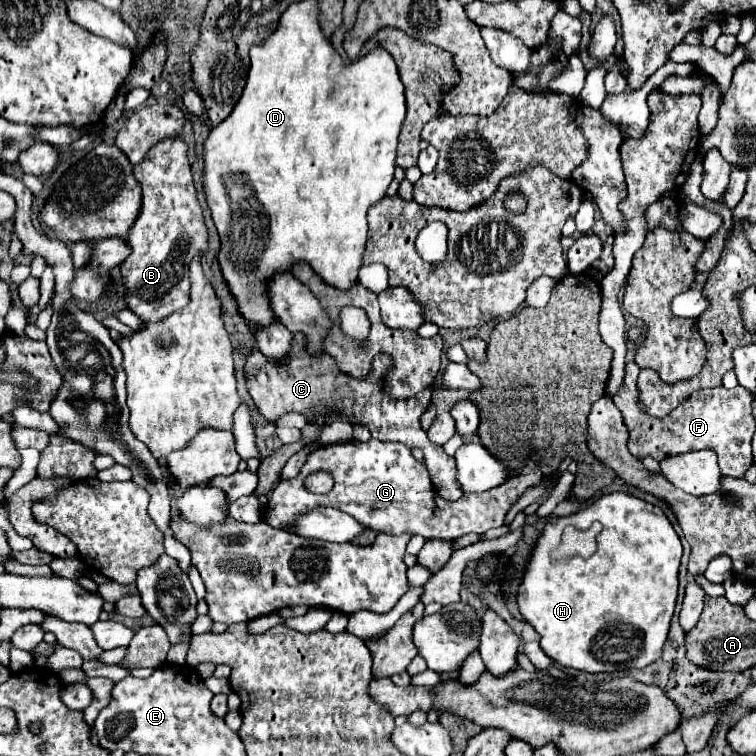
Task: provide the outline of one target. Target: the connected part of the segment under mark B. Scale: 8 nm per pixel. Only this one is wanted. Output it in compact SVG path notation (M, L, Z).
M180 138L158 142L146 162L134 166L134 176L142 186L142 212L130 228L128 242L132 254L122 262L122 276L128 288L128 308L146 322L162 322L188 304L190 280L188 264L194 254L206 250L208 230L196 198L186 144Z

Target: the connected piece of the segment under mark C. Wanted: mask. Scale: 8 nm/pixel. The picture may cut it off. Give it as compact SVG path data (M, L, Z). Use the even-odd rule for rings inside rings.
M294 334L290 354L280 364L270 362L260 350L254 350L246 360L246 386L258 412L268 422L276 422L286 412L300 412L308 418L310 424L318 426L326 426L336 420L368 426L372 438L378 438L382 442L402 442L408 448L420 448L424 452L424 462L432 476L432 482L444 500L458 500L462 496L462 490L458 486L458 474L454 470L454 458L442 458L442 446L430 442L428 434L420 428L420 416L432 400L430 388L418 392L412 400L390 398L384 380L394 362L388 354L378 354L378 362L372 366L370 374L362 378L342 374L334 368L326 368L322 362L324 354L312 356L308 352L304 334Z

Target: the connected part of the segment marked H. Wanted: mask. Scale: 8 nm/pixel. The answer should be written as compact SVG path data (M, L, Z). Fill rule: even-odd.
M624 492L606 494L586 510L566 518L552 518L546 524L534 554L526 564L526 574L518 588L520 614L542 636L540 648L560 666L584 672L620 672L630 668L644 668L662 656L662 648L668 638L678 596L680 558L682 542L662 508ZM592 522L600 522L604 526L598 536L598 550L594 556L586 560L572 558L568 562L550 560L550 552L558 548L562 530L568 524Z

